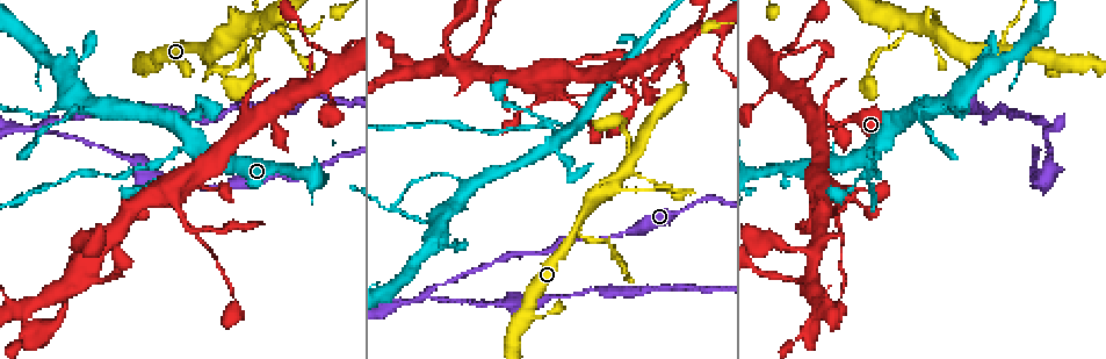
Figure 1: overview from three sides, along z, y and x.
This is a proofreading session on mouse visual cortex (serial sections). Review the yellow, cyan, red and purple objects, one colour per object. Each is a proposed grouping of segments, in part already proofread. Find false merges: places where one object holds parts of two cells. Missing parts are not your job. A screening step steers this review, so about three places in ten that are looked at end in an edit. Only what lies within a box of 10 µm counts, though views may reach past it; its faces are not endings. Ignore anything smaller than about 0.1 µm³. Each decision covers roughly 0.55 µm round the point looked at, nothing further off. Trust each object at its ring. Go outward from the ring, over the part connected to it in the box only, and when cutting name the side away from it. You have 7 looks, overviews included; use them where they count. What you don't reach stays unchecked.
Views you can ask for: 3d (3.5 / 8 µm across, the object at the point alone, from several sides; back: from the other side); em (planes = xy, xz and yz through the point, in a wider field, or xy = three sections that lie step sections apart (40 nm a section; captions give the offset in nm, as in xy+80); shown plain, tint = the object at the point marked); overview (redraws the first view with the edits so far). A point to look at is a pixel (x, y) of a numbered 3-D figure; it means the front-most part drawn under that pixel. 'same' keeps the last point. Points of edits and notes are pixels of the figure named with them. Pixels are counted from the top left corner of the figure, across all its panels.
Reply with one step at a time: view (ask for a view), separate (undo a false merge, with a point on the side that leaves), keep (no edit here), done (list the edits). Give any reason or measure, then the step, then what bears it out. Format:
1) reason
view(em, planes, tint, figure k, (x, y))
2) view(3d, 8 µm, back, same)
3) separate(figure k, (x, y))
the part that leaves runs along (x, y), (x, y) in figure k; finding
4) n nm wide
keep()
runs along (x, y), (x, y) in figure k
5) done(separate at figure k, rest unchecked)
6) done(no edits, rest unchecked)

sudden change in width
view(3d, 3.5 µm, figure 1, (552, 85))

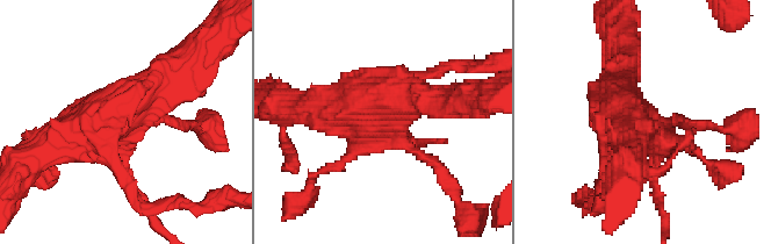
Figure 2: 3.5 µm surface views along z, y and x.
shape alone is not enough
view(em, xy, step 1, plain, figure 2, (381, 121))

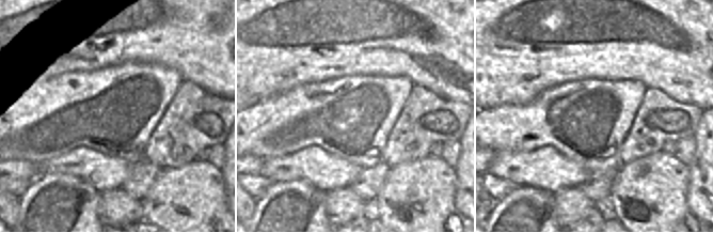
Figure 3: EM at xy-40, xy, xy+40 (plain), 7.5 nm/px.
view(em, xy, step 1, tint, same)

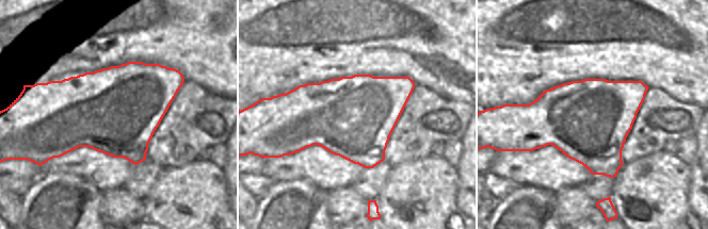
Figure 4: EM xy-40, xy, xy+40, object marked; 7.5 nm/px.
keep()
runs along (177, 73), (44, 149) in figure 2; one cell here

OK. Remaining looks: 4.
sudden change in width
view(3d, 3.5 µm, figure 1, (983, 47))

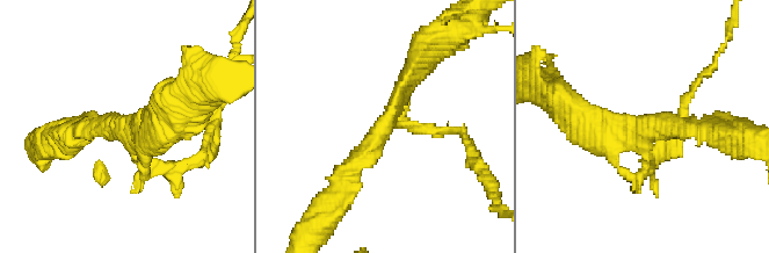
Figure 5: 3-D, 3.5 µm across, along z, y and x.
3 arms; arms of 150, 250, 300 nm
view(em, planes, tint, figure 5, (126, 128))

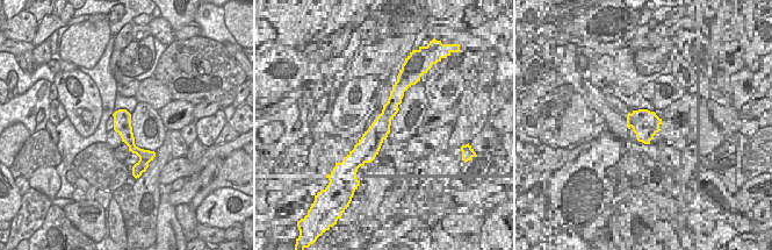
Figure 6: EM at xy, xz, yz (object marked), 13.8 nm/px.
cut it another way
view(em, xy, step 2, tint, same)

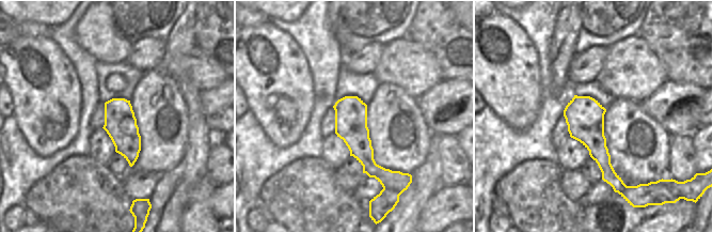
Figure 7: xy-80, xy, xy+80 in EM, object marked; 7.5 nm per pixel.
keep()
runs along (345, 189), (420, 65) in figure 5; one cell here

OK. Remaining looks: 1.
view(3d, 3.5 µm, figure 1, (421, 297))

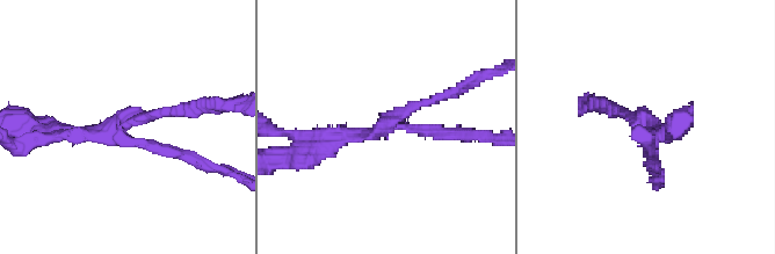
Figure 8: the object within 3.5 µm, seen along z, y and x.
arms of 150, 150, 200 nm
separate(figure 8, (643, 135))
the part that leaves runs along (647, 132), (645, 146), (657, 172) in figure 8; two cells meet here

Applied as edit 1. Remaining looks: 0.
done(separate at figure 8, rest unchecked)

